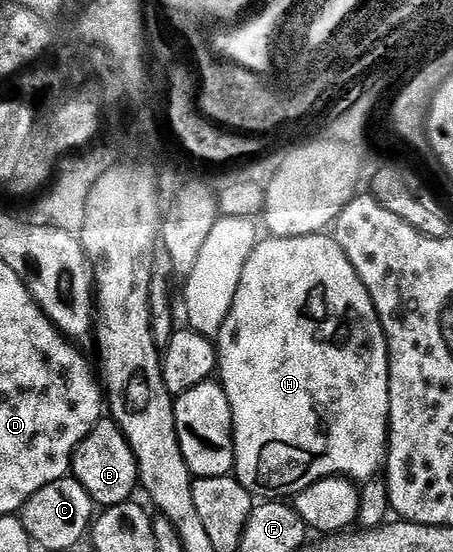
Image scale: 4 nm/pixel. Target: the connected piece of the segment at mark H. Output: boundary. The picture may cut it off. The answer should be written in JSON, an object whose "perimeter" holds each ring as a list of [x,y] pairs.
{"perimeter":[[[318,234],[316,236],[274,236],[270,235],[269,240],[262,239],[250,254],[243,268],[242,280],[239,282],[238,292],[234,298],[234,304],[227,314],[226,321],[223,322],[221,331],[215,337],[218,358],[218,375],[220,383],[225,389],[227,398],[231,402],[231,414],[233,415],[233,449],[235,450],[236,462],[234,464],[235,478],[240,482],[249,494],[261,500],[287,500],[295,494],[302,495],[308,491],[308,488],[319,480],[325,480],[327,477],[344,475],[357,482],[366,482],[374,479],[388,457],[388,438],[389,438],[389,416],[390,416],[390,360],[389,360],[389,343],[385,341],[385,331],[381,325],[379,314],[359,278],[359,274],[351,266],[347,254],[338,246],[336,239],[329,234]]]}

